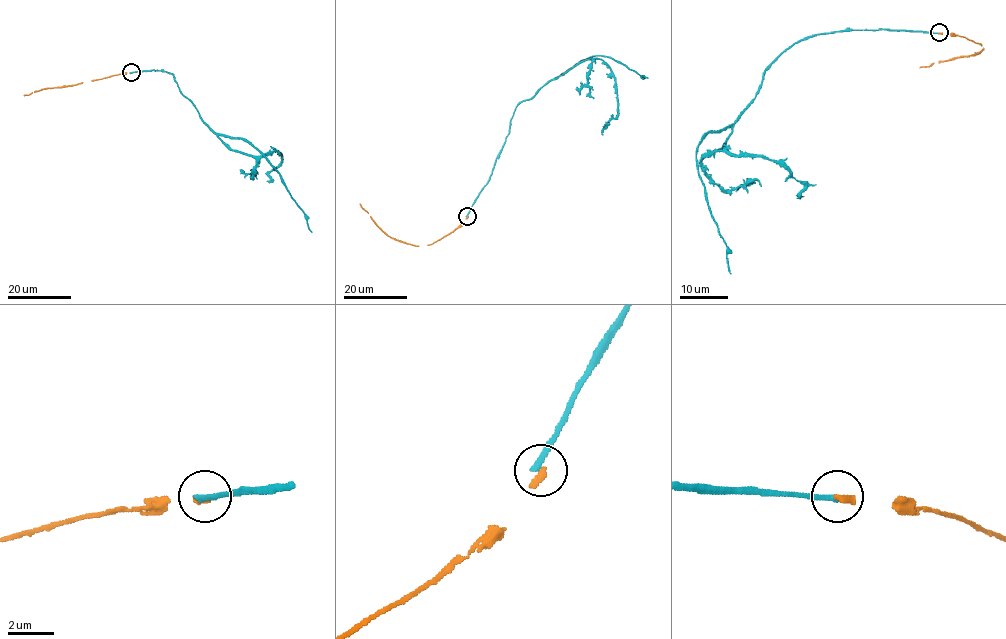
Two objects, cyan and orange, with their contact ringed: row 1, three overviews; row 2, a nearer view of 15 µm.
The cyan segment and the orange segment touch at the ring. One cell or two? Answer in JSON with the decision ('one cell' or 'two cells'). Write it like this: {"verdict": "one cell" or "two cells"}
{"verdict": "two cells"}

